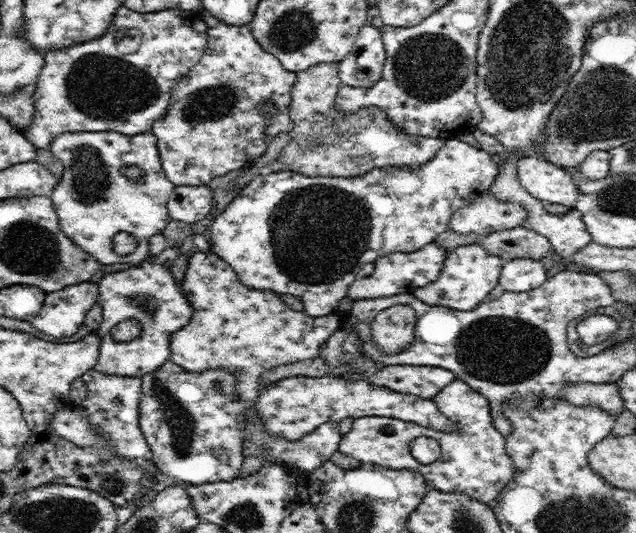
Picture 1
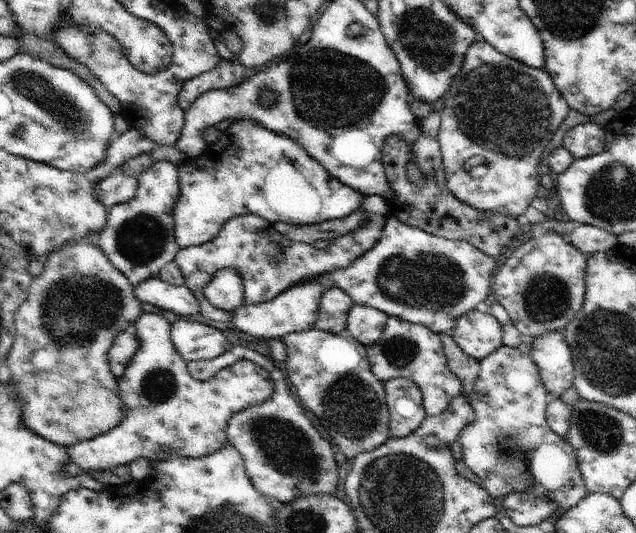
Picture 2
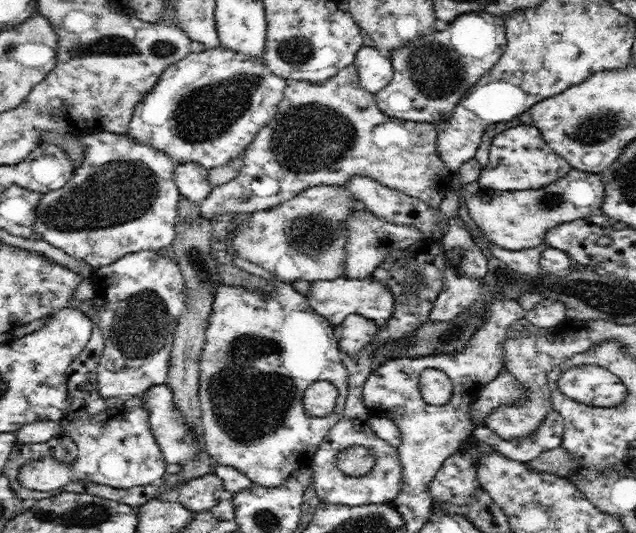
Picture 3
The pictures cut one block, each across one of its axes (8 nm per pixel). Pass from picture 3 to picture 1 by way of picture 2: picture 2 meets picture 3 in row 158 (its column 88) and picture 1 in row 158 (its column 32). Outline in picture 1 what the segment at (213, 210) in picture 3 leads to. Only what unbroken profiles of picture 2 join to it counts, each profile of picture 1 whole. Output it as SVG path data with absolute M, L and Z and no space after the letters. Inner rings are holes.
M338 63L314 65L307 71L297 74L294 88L292 88L290 107L293 128L287 133L290 140L281 152L281 164L286 169L304 176L352 177L362 176L362 174L370 172L372 168L392 166L418 168L422 164L426 164L444 146L446 142L444 138L403 134L391 123L387 113L376 106L362 107L357 110L358 112L352 112L348 116L339 116L336 107L334 107L334 100L341 88Z

